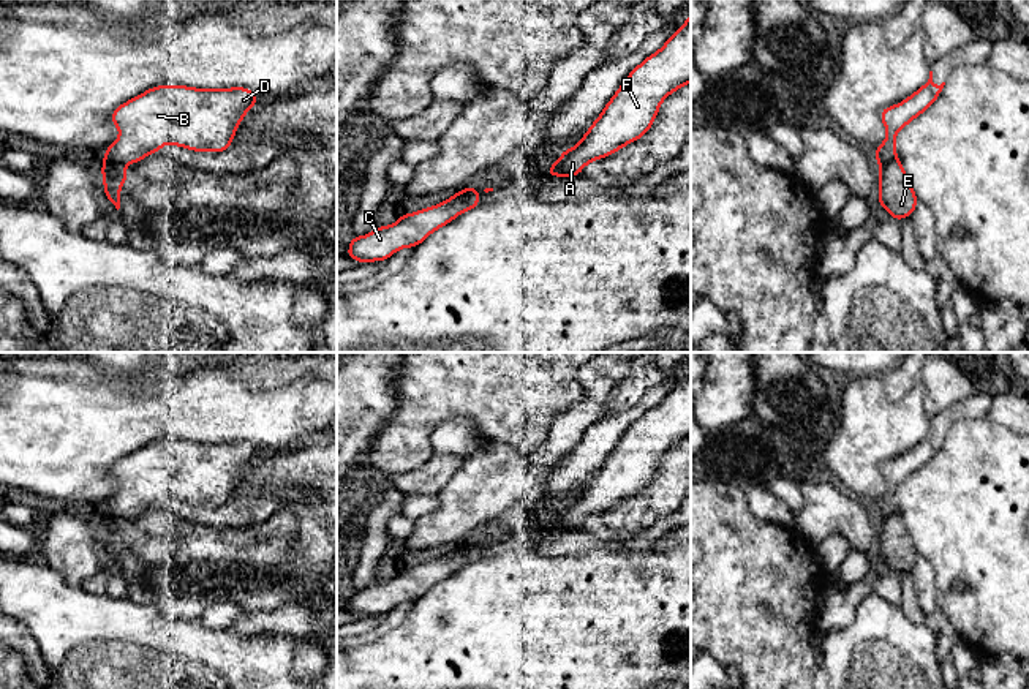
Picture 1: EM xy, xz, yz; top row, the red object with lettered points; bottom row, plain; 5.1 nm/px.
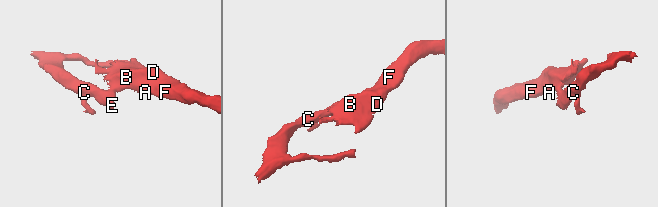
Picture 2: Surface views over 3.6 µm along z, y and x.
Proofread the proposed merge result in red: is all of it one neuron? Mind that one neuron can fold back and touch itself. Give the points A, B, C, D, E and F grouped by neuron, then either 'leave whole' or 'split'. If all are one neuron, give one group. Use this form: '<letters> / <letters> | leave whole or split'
A B D F / C E | split

